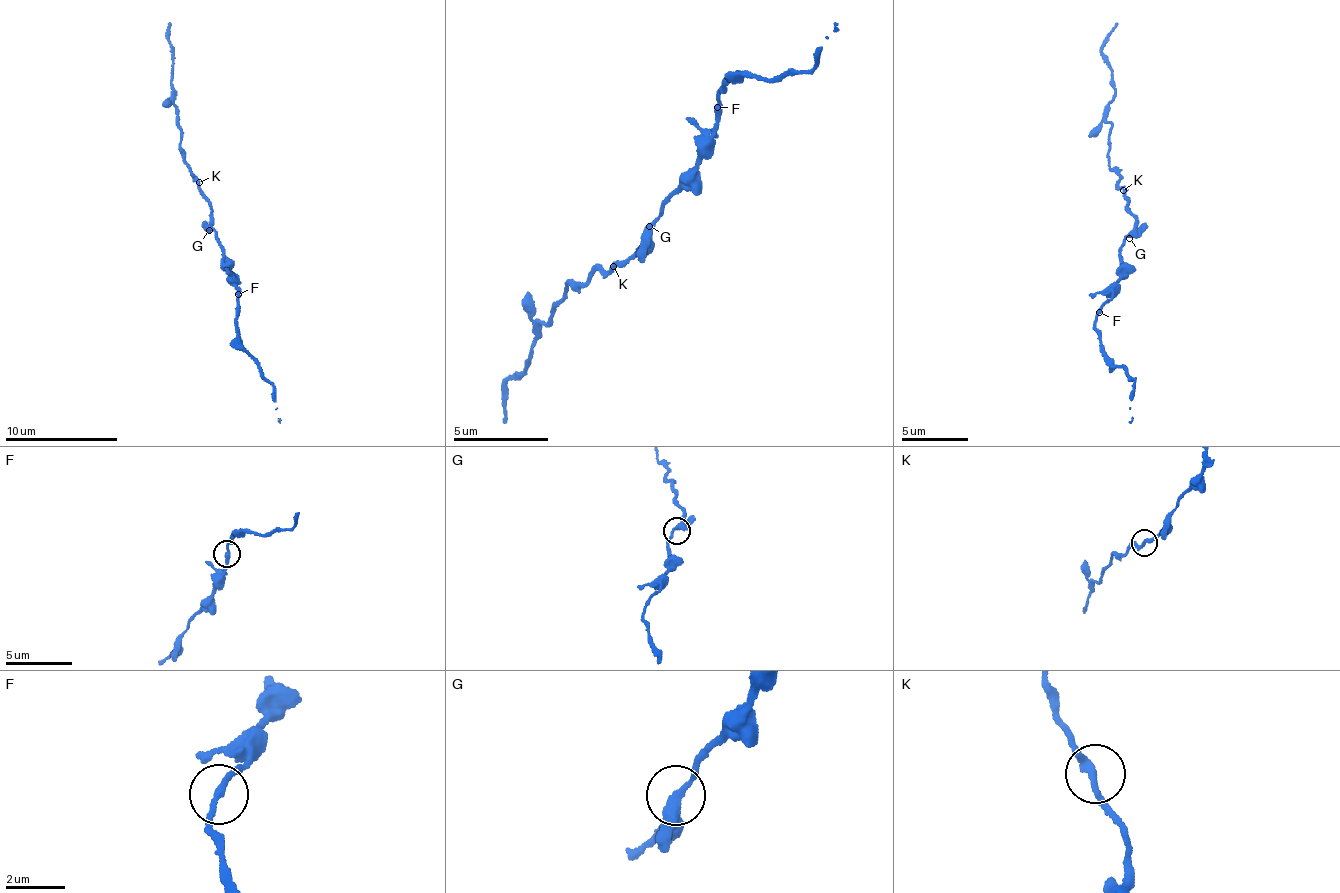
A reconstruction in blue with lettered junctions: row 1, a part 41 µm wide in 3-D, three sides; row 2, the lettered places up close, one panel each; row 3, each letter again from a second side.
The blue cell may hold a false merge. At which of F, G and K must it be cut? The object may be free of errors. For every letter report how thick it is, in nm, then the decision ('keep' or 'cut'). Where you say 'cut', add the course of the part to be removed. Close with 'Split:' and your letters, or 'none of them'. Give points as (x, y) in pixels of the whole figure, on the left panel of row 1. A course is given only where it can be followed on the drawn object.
F: 220 nm thick; keep
G: 340 nm thick; keep
K: 220 nm thick; keep
Split: none of them

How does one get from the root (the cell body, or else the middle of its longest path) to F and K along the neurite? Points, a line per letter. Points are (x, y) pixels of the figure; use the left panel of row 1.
F: (212, 226), (219, 238), (222, 267), (231, 275), (231, 284), (237, 293)
K: (212, 226), (209, 199), (199, 182)

